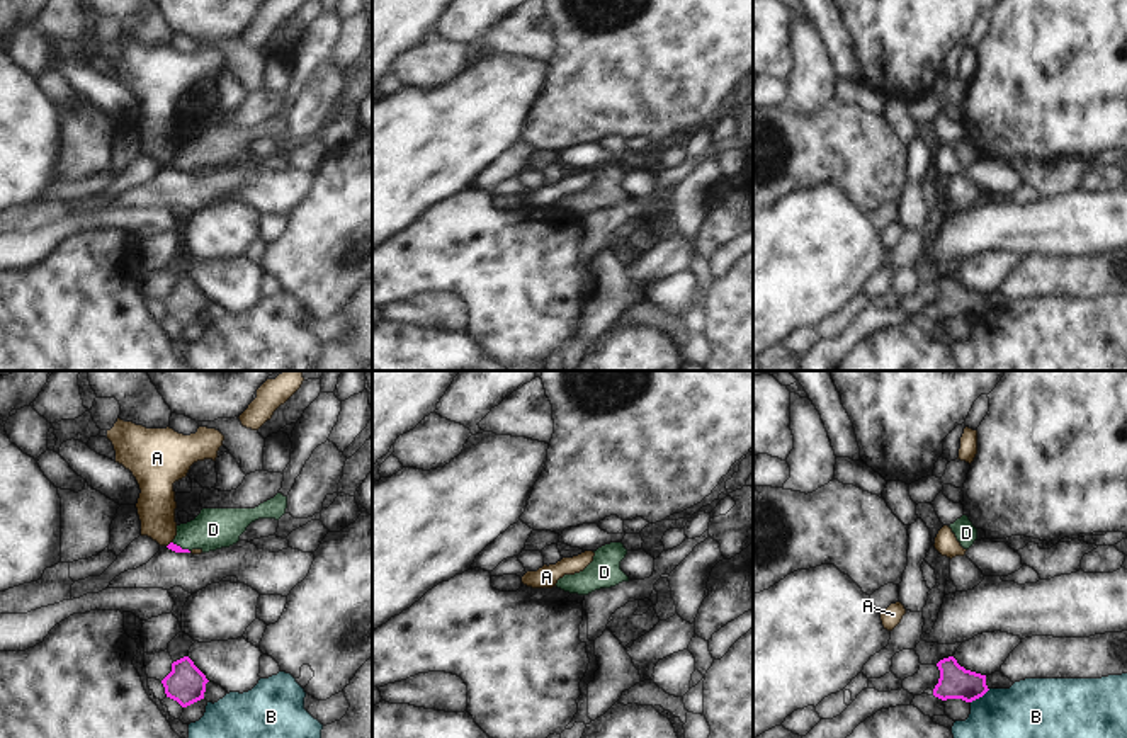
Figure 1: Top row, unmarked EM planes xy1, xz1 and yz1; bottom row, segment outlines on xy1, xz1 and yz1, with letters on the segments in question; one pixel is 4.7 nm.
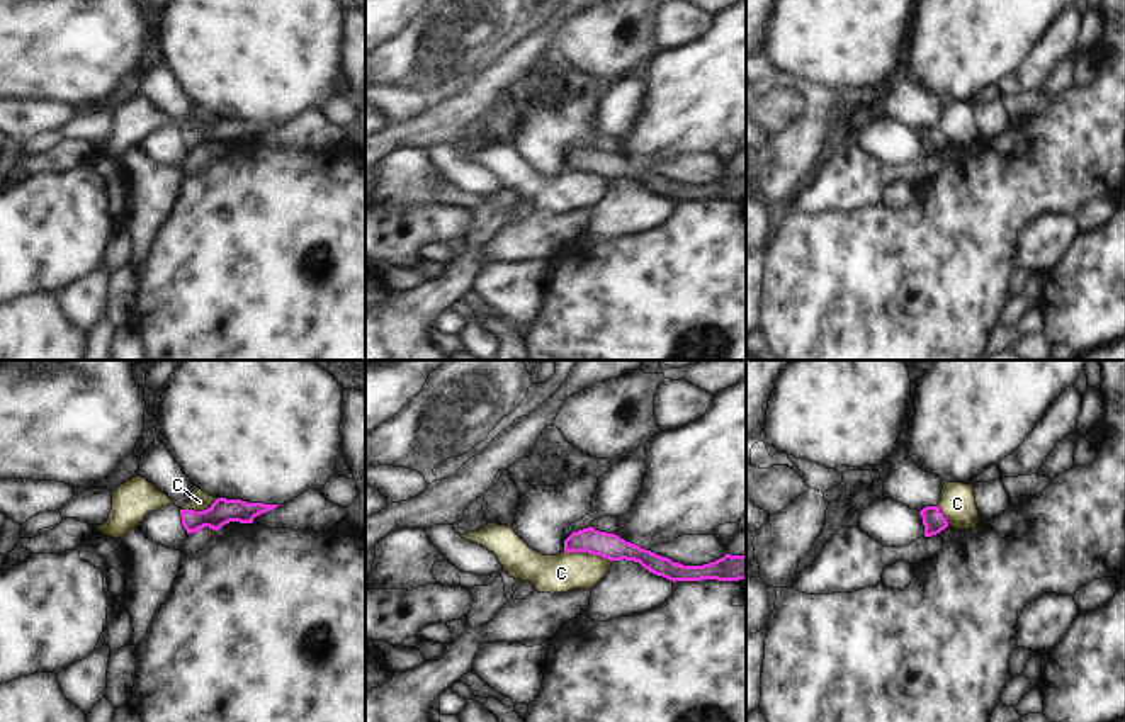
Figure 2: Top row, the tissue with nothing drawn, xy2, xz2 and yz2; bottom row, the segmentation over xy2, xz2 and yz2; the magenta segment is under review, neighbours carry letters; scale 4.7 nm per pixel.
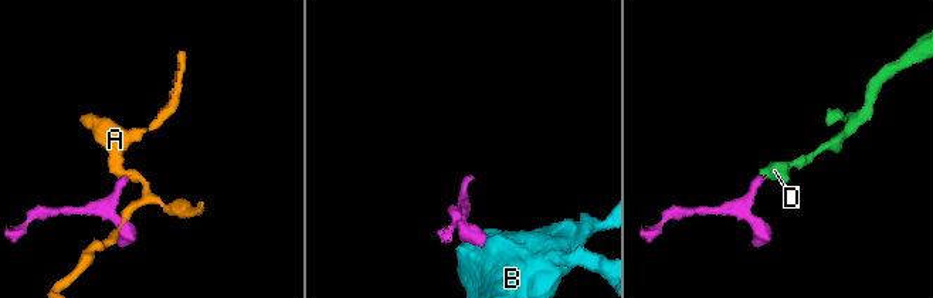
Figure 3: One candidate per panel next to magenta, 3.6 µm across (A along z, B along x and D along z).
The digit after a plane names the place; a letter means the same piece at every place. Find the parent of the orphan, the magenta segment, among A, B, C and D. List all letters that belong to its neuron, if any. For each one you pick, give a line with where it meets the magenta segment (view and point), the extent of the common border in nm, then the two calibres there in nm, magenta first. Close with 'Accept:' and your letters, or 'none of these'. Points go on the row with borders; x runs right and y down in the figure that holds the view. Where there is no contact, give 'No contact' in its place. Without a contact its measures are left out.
D: Touches magenta at xy1 (179, 546). Shared border 100 nm. Thickness 40 nm (magenta) against 190 nm
Accept: D

